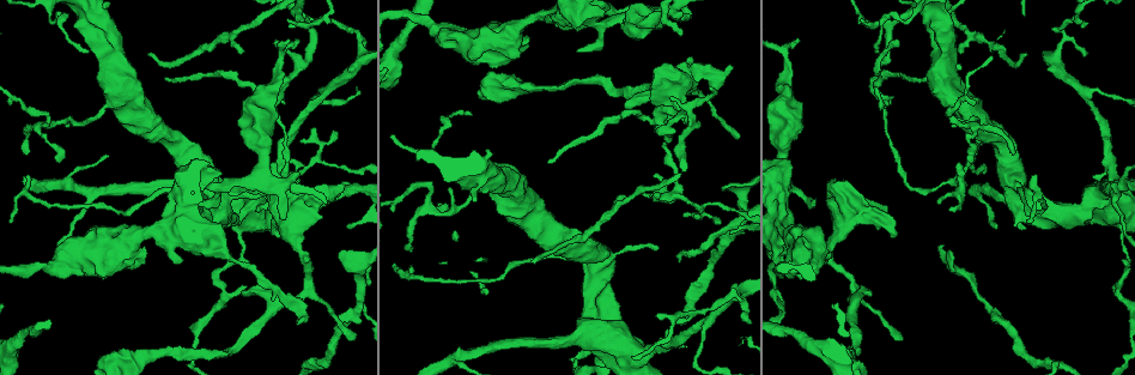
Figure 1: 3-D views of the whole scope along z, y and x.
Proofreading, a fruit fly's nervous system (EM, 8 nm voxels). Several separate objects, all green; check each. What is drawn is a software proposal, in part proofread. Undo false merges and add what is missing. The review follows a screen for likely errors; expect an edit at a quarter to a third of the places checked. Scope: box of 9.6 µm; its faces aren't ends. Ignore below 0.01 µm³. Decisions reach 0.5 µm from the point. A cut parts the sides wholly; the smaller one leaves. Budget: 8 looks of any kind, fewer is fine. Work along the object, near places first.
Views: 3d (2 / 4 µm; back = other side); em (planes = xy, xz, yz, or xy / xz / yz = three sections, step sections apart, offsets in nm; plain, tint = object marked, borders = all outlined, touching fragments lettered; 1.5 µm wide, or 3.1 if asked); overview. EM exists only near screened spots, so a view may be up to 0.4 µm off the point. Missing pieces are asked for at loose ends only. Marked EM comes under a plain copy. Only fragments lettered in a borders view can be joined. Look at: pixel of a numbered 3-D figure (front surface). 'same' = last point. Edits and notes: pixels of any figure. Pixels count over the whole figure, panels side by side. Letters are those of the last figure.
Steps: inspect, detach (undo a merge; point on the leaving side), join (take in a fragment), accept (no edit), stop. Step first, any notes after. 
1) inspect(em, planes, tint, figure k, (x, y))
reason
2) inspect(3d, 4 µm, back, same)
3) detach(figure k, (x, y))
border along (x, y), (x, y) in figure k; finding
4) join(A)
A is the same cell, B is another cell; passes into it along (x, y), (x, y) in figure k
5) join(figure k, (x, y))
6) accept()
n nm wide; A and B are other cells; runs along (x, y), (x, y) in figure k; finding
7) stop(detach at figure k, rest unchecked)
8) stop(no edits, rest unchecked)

inspect(em, yz, step 4, tint, figure 1, (219, 189))
abrupt turn

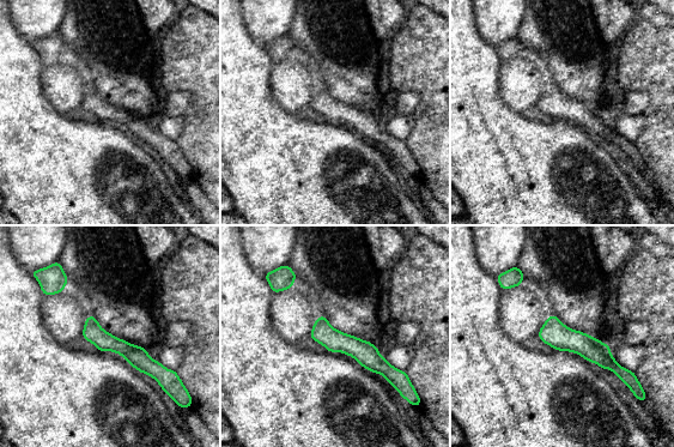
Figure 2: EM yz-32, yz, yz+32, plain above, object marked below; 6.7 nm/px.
inspect(em, planes, borders, same)

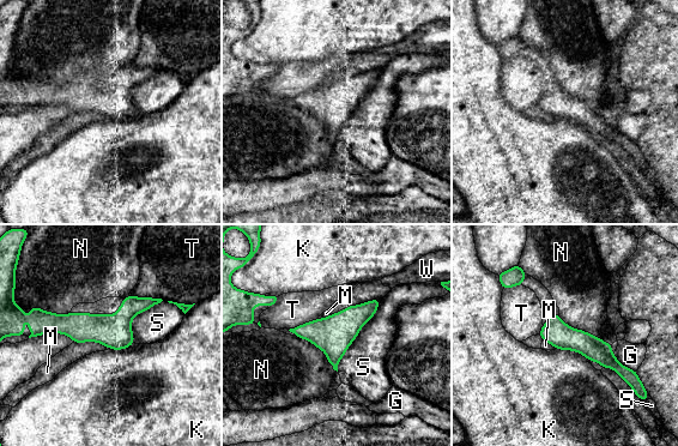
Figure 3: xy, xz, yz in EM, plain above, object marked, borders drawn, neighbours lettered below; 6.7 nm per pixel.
accept()
G, K, M, N, S, T and W are other cells; border along (555, 348), (577, 351), (588, 361) in figure 3; all the same cell

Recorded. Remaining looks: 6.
inspect(3d, 4 µm, figure 1, (887, 210))
an open end

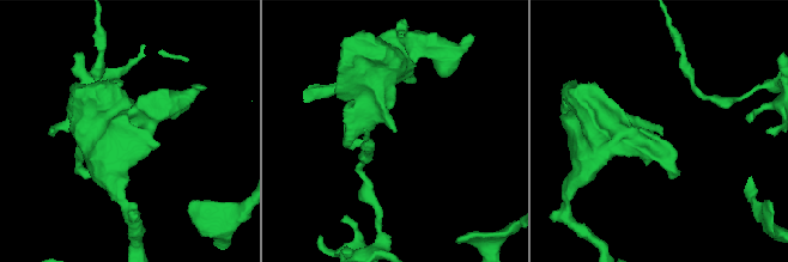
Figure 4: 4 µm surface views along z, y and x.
inspect(em, planes, borders, figure 4, (394, 131))

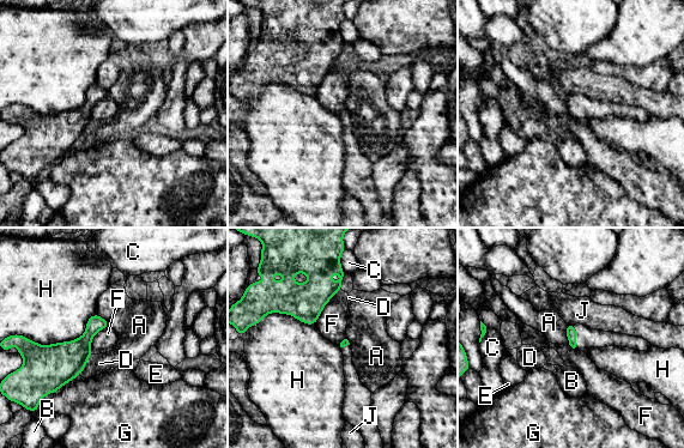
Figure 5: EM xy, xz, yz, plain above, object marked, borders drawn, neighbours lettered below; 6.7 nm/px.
accept()
A, B, C, D, E, F, G, H and J are other cells; border along (95, 313), (79, 337), (36, 343) in figure 5; none of them fits

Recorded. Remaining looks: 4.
inspect(em, xy, step 8, borders, figure 1, (348, 184))
an open end

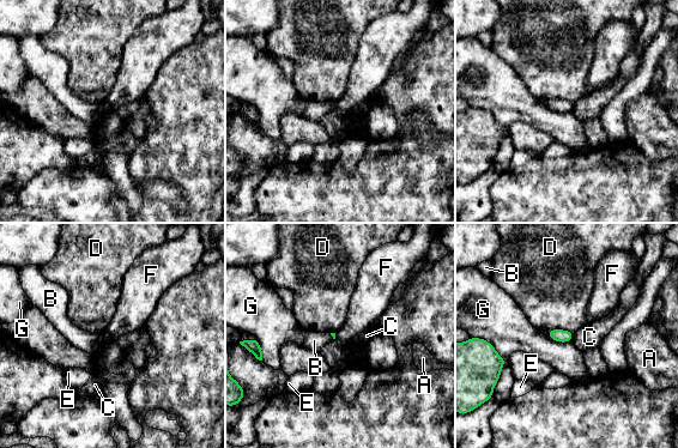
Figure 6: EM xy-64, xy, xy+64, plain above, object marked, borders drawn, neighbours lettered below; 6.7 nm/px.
accept()
G touches over 280 nm; A, B, C, D, E, F and G are other cells; no lettered fragment goes on from it

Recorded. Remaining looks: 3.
stop(no edits, rest unchecked)

